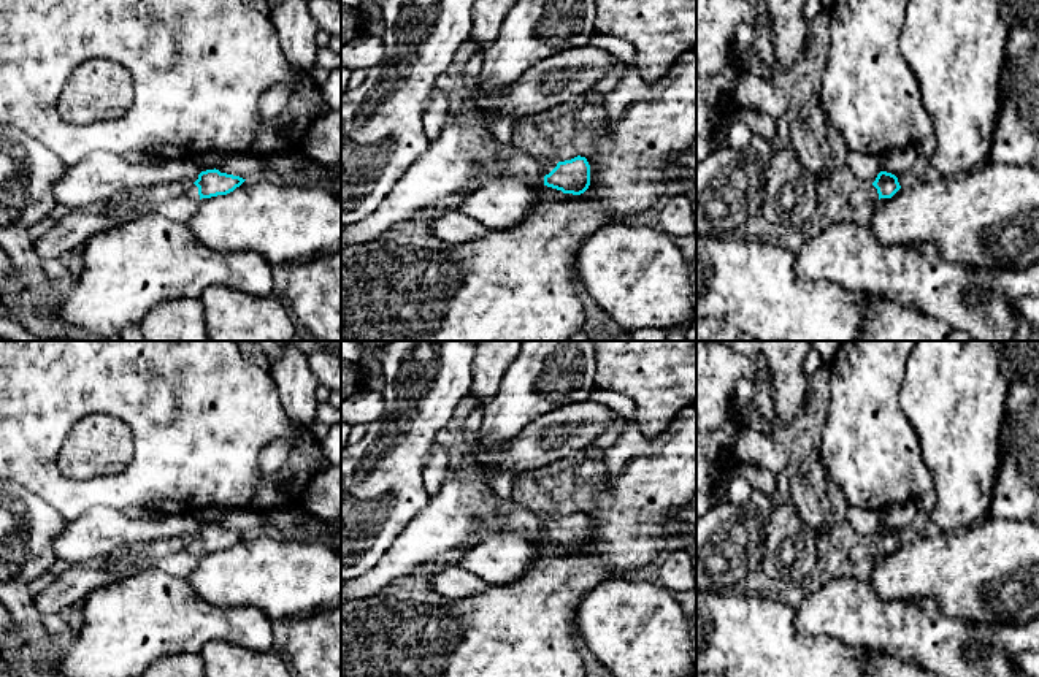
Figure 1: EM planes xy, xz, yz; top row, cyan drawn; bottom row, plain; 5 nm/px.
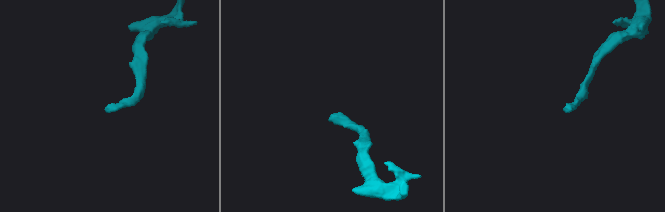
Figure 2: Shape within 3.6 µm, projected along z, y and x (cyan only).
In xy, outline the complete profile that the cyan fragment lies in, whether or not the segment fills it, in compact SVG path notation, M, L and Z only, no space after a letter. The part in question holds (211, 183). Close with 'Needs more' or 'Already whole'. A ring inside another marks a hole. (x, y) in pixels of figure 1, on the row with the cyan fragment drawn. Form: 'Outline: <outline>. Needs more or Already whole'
Outline: M206 170L198 174L194 184L189 184L186 193L192 198L211 198L217 195L227 195L240 187L246 179L219 170Z. Needs more

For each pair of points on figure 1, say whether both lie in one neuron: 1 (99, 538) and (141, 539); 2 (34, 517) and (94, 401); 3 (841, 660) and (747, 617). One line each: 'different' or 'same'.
1: same
2: different
3: same

